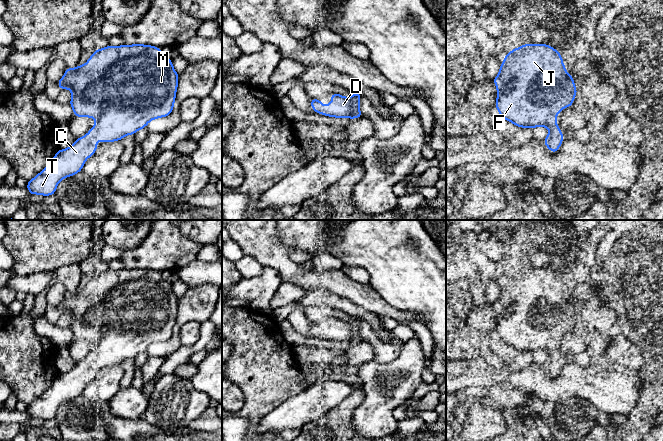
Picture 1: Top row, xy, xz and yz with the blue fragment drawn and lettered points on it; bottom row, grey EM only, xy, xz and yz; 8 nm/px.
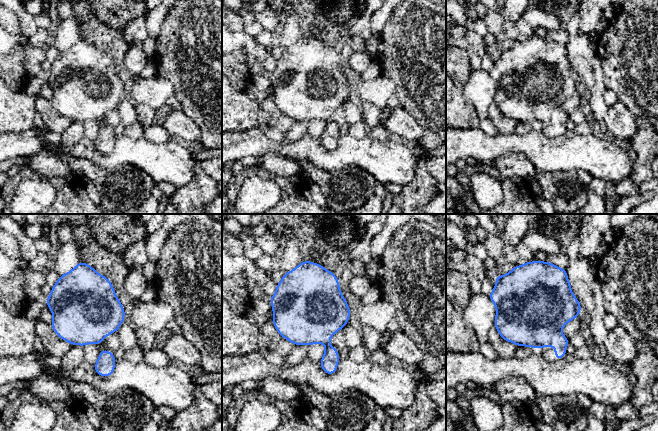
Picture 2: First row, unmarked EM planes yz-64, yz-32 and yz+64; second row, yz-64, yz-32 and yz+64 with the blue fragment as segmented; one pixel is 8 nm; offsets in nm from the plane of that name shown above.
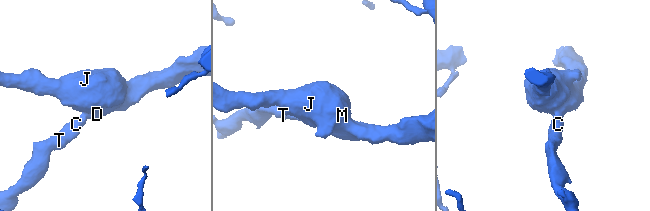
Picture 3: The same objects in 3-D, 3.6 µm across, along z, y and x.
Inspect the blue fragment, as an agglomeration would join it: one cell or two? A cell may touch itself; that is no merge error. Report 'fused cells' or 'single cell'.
single cell

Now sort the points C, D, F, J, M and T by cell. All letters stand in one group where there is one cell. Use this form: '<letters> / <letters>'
C D F J M T

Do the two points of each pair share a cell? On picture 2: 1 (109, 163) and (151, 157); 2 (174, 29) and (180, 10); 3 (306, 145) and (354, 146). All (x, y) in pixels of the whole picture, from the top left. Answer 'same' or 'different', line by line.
1: same
2: same
3: same

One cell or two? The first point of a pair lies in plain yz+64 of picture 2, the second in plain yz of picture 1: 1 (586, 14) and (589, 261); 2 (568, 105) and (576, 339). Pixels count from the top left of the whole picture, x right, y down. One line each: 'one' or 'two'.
1: one
2: two

